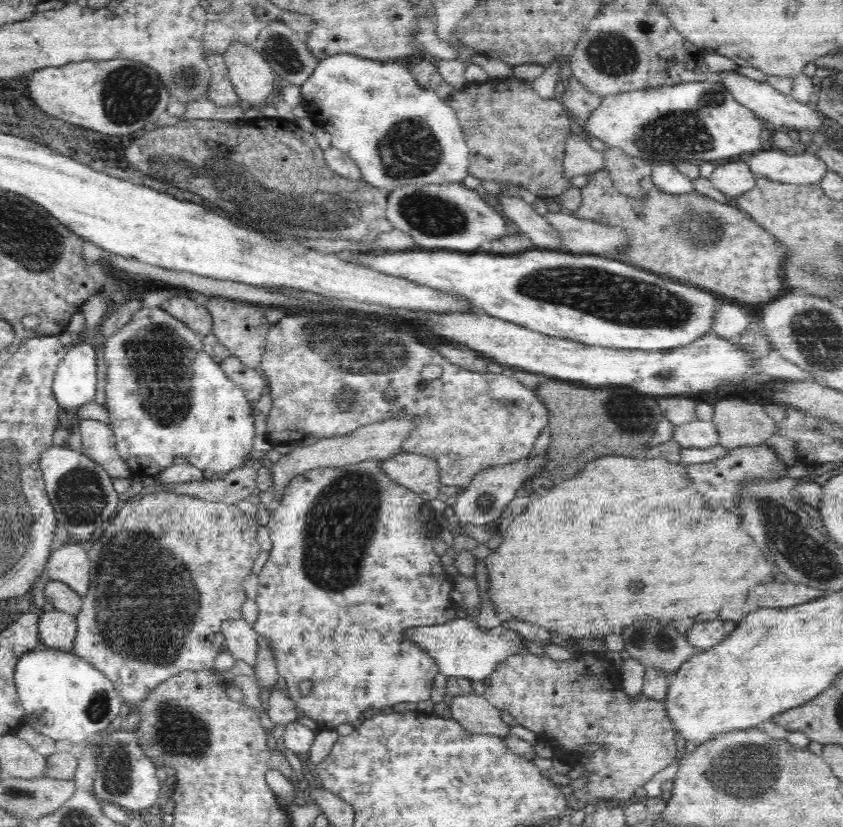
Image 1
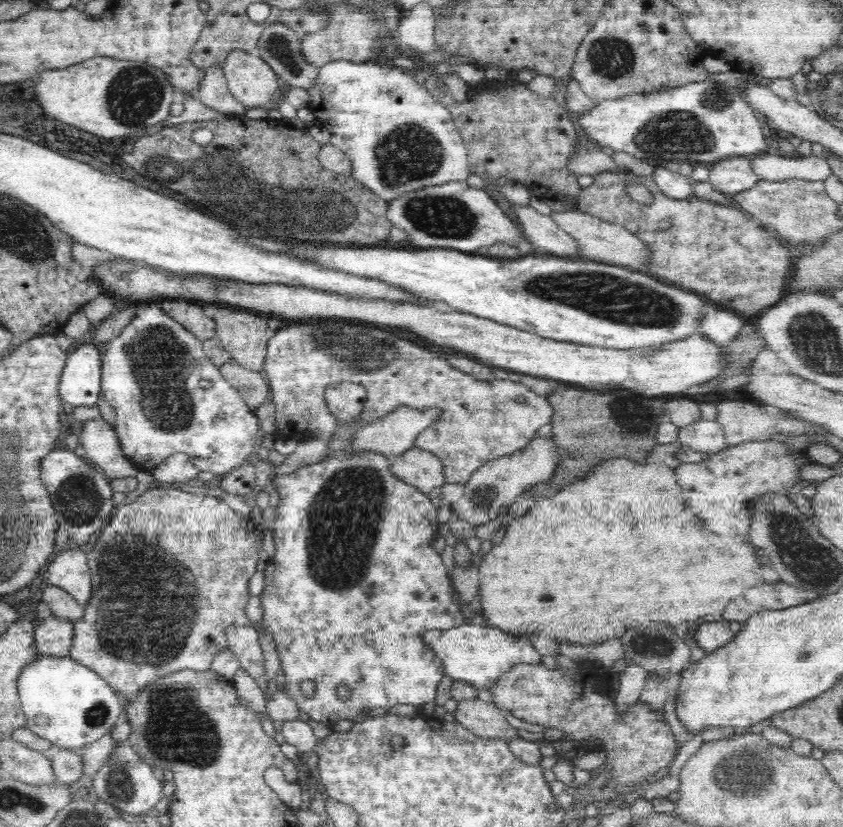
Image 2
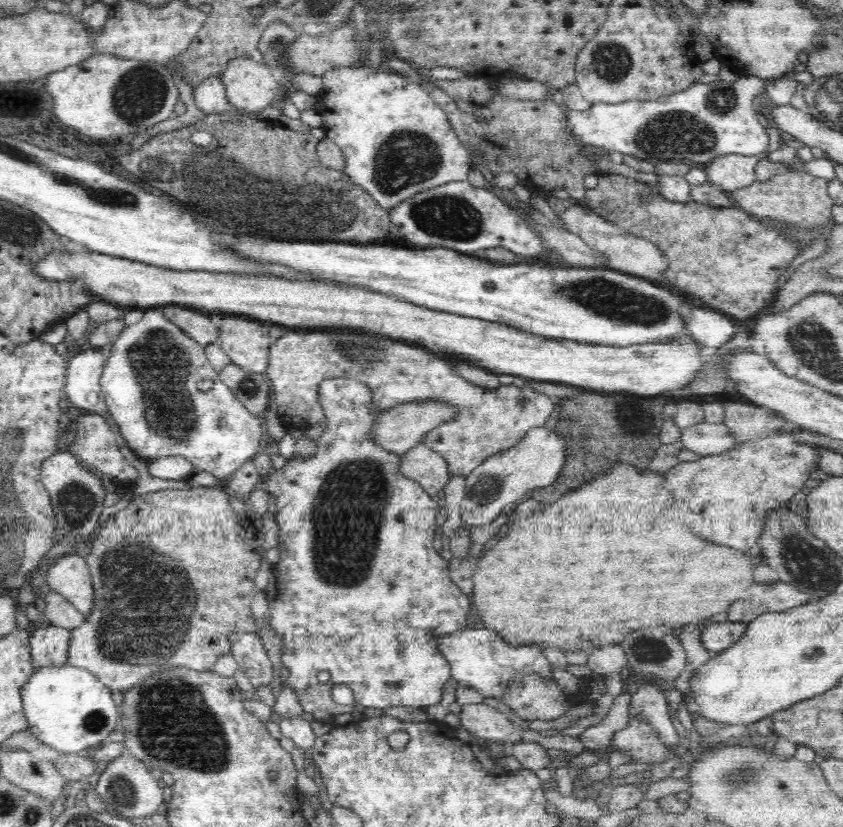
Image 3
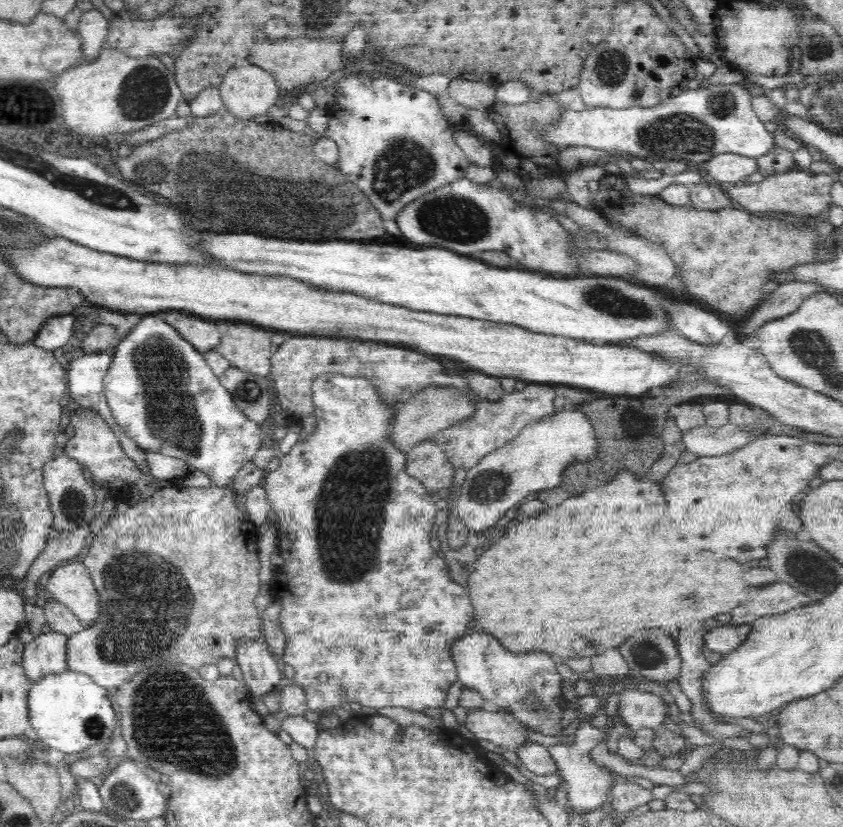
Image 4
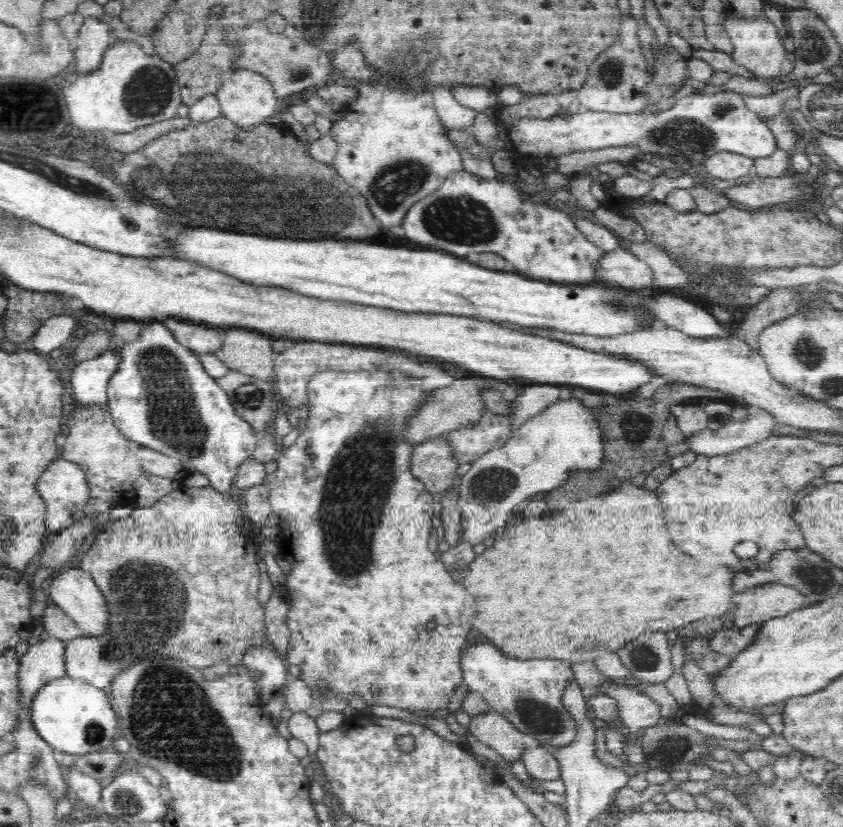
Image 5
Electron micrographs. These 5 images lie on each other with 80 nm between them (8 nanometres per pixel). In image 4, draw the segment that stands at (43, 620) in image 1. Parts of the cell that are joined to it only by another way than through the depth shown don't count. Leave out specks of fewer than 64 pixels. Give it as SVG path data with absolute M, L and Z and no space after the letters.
M58 632L38 634L25 646L23 666L31 685L38 684L42 676L62 674L67 666L67 643L69 637Z

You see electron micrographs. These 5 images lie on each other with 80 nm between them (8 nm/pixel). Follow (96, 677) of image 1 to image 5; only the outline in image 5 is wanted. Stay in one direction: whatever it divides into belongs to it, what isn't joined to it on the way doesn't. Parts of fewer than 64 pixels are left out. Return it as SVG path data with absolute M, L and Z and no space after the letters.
M64 676L38 690L30 708L36 732L56 751L85 755L112 748L119 723L104 689Z

